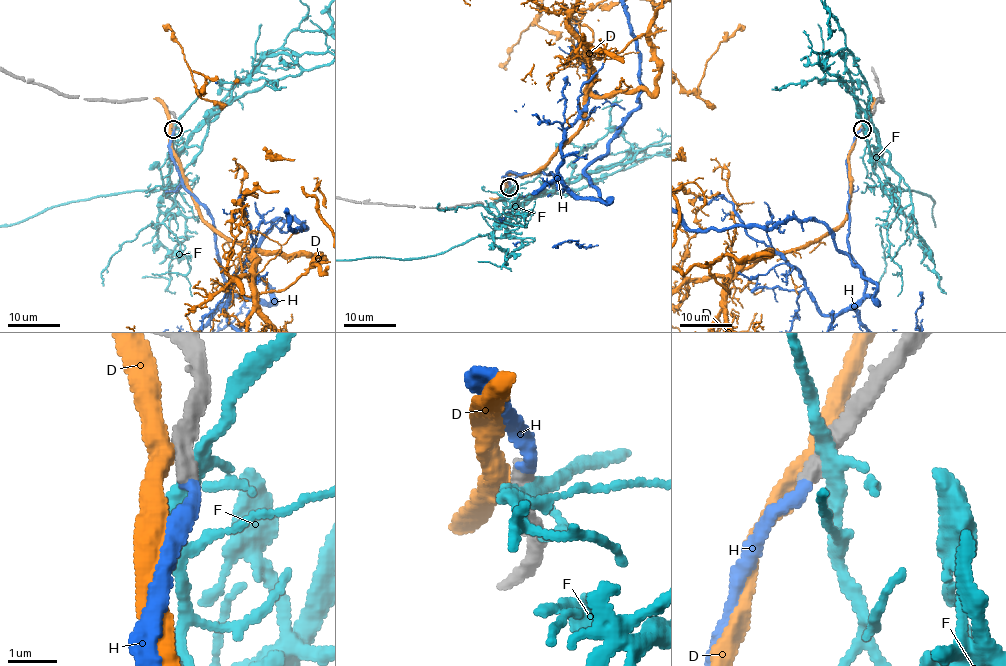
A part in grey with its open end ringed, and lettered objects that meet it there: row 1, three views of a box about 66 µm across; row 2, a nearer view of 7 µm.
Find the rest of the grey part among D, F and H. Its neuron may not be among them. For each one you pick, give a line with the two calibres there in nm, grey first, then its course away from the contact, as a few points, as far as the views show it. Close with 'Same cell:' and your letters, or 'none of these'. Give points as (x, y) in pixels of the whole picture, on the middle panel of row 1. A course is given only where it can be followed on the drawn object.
H: 380/280 nm
Same cell: H

